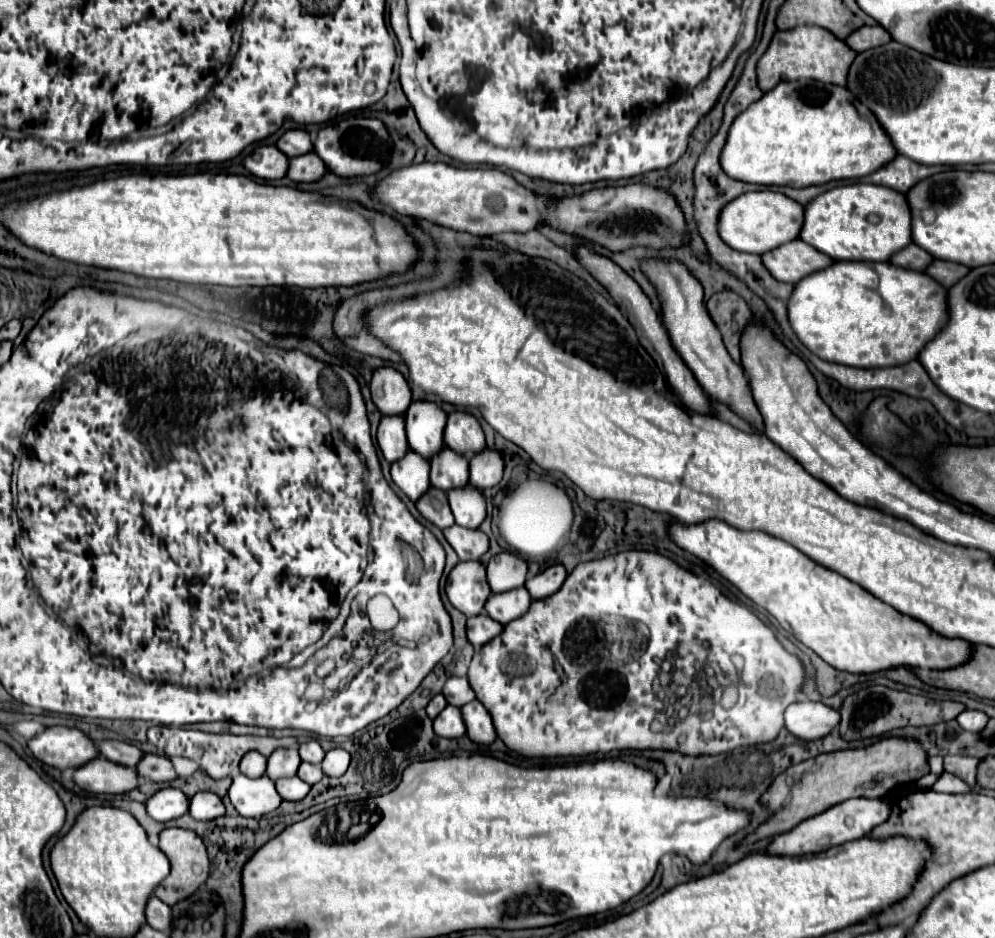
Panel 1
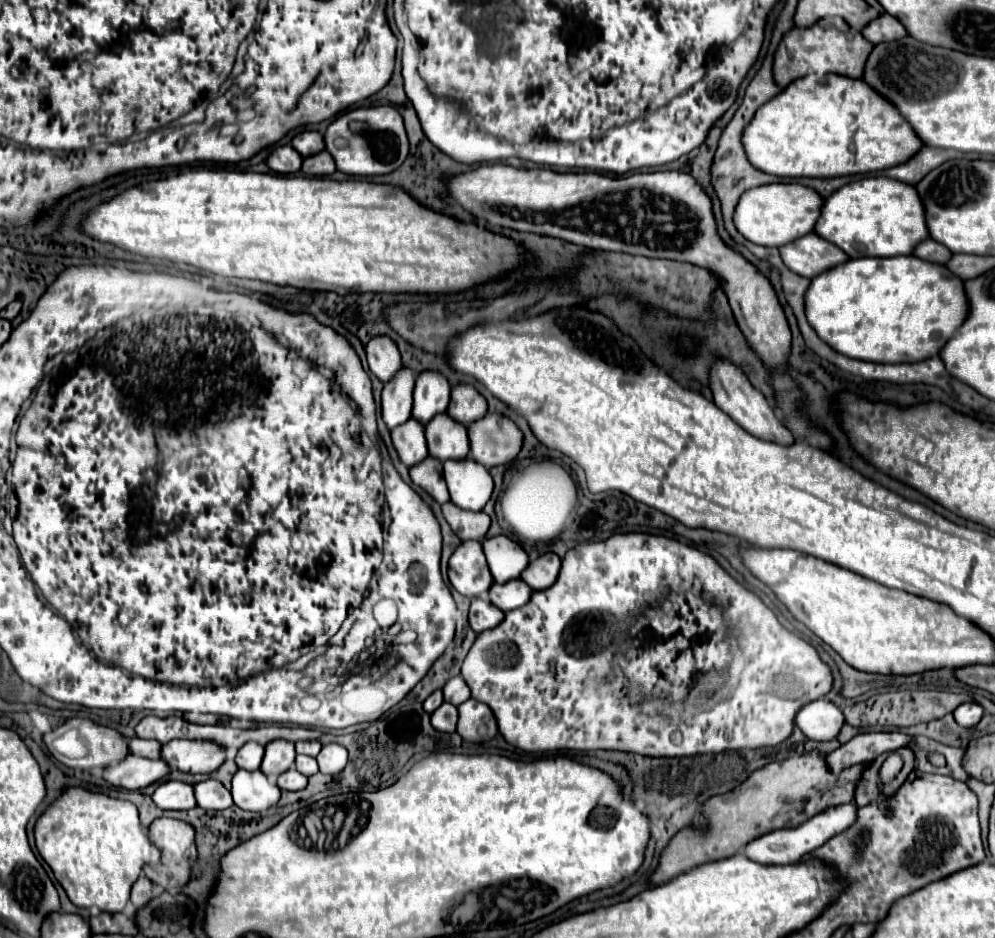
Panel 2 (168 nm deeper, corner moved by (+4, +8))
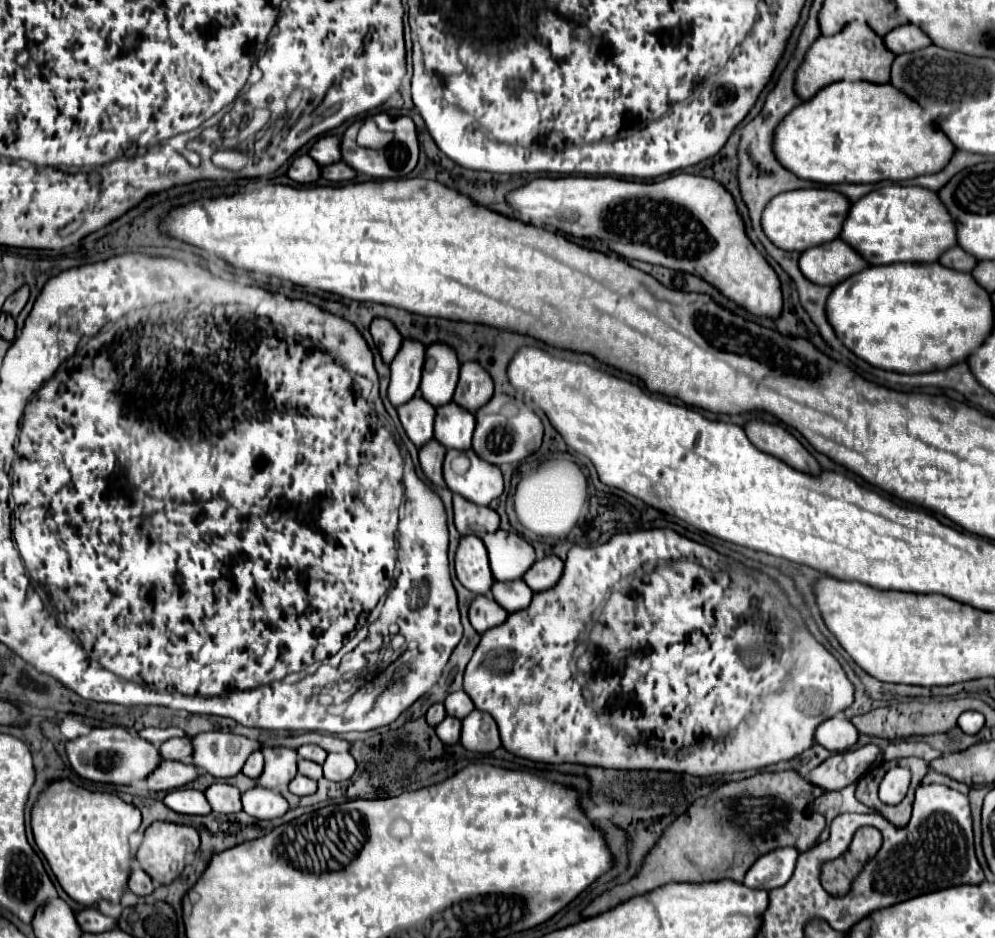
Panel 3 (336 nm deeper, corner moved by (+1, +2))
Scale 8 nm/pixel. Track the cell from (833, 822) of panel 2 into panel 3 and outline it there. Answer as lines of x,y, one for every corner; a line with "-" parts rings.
793,846
771,850
755,860
755,864
747,870
743,882
747,886
763,888
763,890
779,888
791,878
797,856
799,856
799,850

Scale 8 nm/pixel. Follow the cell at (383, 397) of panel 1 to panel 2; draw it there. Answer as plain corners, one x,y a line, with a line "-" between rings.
374,336
366,344
366,358
368,358
370,370
382,382
388,382
394,376
394,372
402,368
398,346
390,336

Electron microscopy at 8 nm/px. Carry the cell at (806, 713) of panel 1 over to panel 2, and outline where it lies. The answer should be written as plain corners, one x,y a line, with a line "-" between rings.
814,700
798,712
796,726
810,740
816,742
834,740
844,726
844,714
840,712
838,706
834,706
828,700

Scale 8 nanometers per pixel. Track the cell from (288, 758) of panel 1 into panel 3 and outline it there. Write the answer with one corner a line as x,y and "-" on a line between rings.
265,746
261,750
265,756
265,770
259,778
259,784
265,788
279,788
289,784
297,774
297,750
285,746

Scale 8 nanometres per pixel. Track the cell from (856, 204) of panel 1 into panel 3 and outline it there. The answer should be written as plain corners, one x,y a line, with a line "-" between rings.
889,184
851,204
839,238
869,264
935,262
949,246
955,246
953,222
945,214
935,192
919,186

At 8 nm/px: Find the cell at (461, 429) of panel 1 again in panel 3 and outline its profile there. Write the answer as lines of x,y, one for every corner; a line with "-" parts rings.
475,362
463,364
453,402
469,410
471,414
475,414
479,408
483,408
491,400
491,396
493,396
491,376

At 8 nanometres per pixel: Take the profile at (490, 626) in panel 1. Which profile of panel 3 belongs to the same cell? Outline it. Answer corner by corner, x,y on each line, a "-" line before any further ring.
477,596
469,608
469,620
471,620
471,626
483,634
485,630
493,628
493,626
499,626
507,620
507,612
497,604
493,602
493,598
489,596

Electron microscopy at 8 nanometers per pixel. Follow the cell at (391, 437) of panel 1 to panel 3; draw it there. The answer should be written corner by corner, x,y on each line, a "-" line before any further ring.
403,340
399,354
391,364
391,382
387,390
393,408
407,404
417,394
423,362
425,362
425,346
415,340

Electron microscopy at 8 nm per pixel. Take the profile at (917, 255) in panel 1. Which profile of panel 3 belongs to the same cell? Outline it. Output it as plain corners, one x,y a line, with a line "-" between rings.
959,246
949,248
945,254
941,254
939,264
951,270
959,270
959,272
971,272
973,266
977,264
975,258
969,258
969,254
963,254
963,250

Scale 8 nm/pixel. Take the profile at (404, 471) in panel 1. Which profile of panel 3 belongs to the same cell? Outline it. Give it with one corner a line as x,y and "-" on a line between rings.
419,394
413,398
413,402
409,402
409,406
401,406
401,410
397,410
397,412
399,412
399,420
403,424
407,438
417,448
421,448
423,444
427,444
433,438
435,410
431,406
425,406
425,402
421,402

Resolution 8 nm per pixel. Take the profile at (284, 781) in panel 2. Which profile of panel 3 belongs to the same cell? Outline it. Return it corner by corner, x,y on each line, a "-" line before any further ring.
297,774
291,782
289,782
289,790
297,796
307,796
313,794
317,790
317,782
311,778
305,778
303,774

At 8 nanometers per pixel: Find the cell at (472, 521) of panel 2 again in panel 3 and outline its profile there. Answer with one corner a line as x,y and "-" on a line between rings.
453,494
453,512
455,526
461,536
477,536
483,538
499,528
499,514
487,506
473,506
473,502
465,502
459,494

